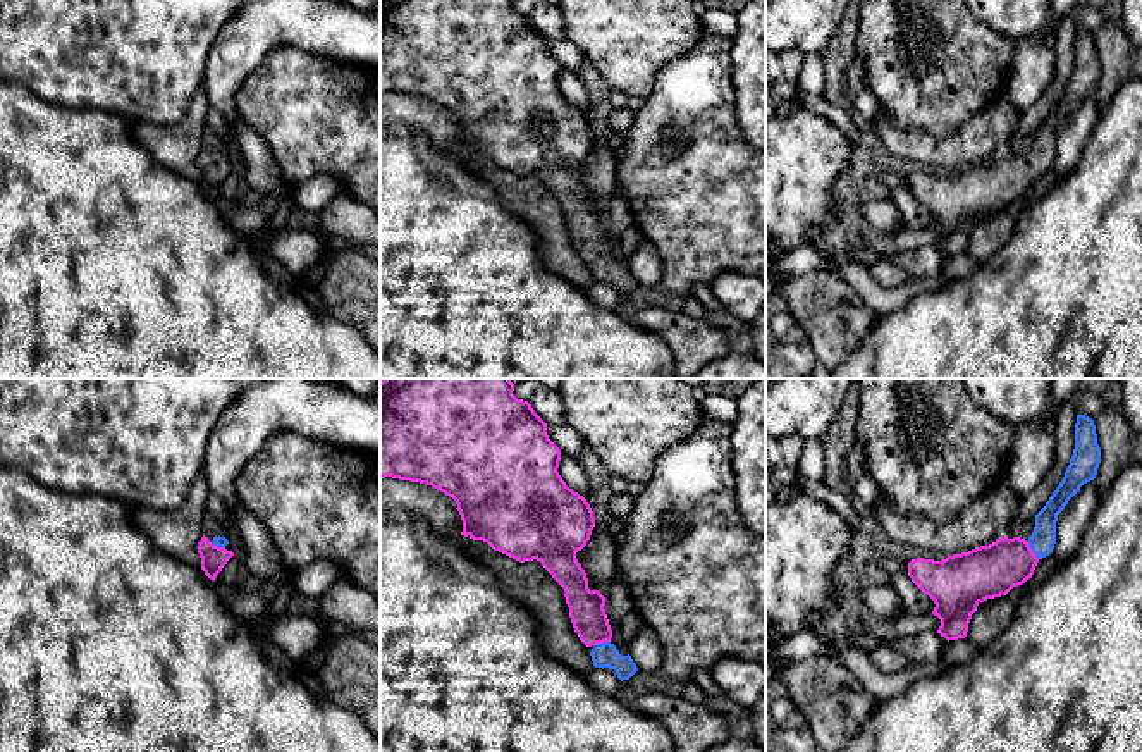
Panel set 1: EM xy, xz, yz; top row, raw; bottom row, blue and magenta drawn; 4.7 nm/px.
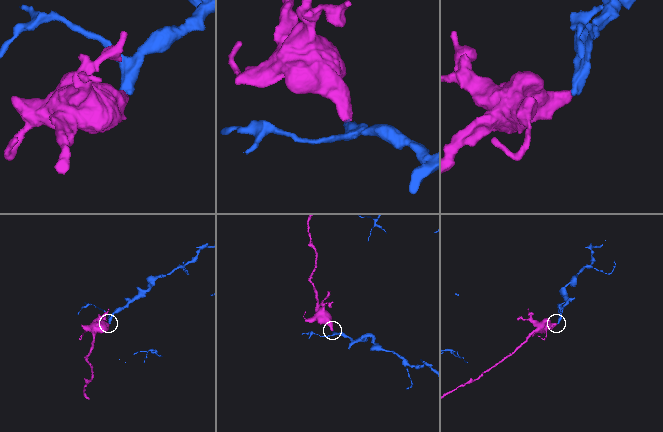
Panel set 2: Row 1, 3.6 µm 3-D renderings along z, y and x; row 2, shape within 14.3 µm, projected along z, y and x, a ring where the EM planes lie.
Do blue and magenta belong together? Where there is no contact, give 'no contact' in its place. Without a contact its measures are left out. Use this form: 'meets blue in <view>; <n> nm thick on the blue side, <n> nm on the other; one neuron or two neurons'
meets blue in yz; 120 nm thick on the blue side, 240 nm on the other; one neuron

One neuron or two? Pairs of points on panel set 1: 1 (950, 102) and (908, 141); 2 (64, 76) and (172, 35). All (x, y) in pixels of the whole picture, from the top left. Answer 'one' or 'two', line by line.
1: two
2: one

